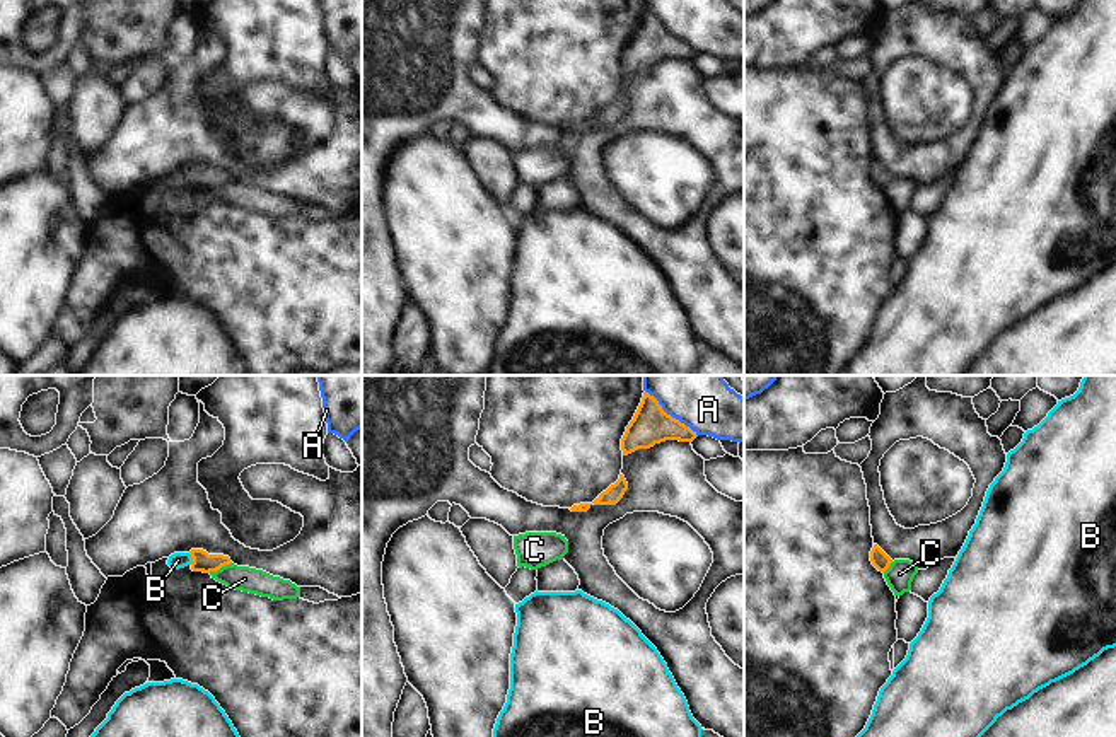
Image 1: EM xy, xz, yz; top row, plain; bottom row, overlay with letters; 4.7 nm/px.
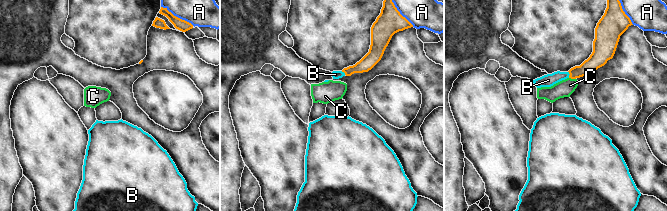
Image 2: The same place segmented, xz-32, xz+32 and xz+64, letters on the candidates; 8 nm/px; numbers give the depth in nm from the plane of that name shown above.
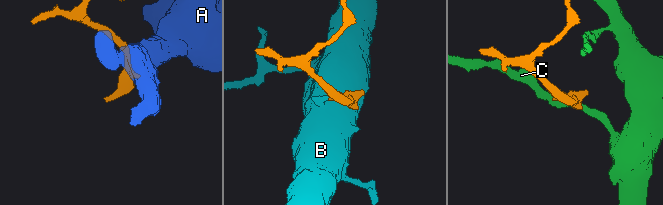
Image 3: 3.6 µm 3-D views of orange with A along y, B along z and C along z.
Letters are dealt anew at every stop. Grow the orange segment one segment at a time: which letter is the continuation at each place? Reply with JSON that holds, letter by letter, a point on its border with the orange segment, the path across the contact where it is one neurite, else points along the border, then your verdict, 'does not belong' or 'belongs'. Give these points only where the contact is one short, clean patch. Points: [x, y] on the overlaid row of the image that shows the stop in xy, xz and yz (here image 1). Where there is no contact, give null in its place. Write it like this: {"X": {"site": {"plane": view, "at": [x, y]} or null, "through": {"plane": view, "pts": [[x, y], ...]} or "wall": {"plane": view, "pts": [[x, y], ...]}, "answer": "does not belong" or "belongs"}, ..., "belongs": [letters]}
{"A": {"site": {"plane": "xz", "at": [669, 415]}, "wall": {"plane": "xz", "pts": [[645, 391], [697, 435]]}, "answer": "does not belong"}, "B": {"site": {"plane": "xy", "at": [191, 557]}, "through": {"plane": "xy", "pts": [[202, 562], [191, 557], [178, 560]]}, "answer": "belongs"}, "C": {"site": {"plane": "xy", "at": [219, 568]}, "answer": "does not belong"}, "belongs": ["B"]}

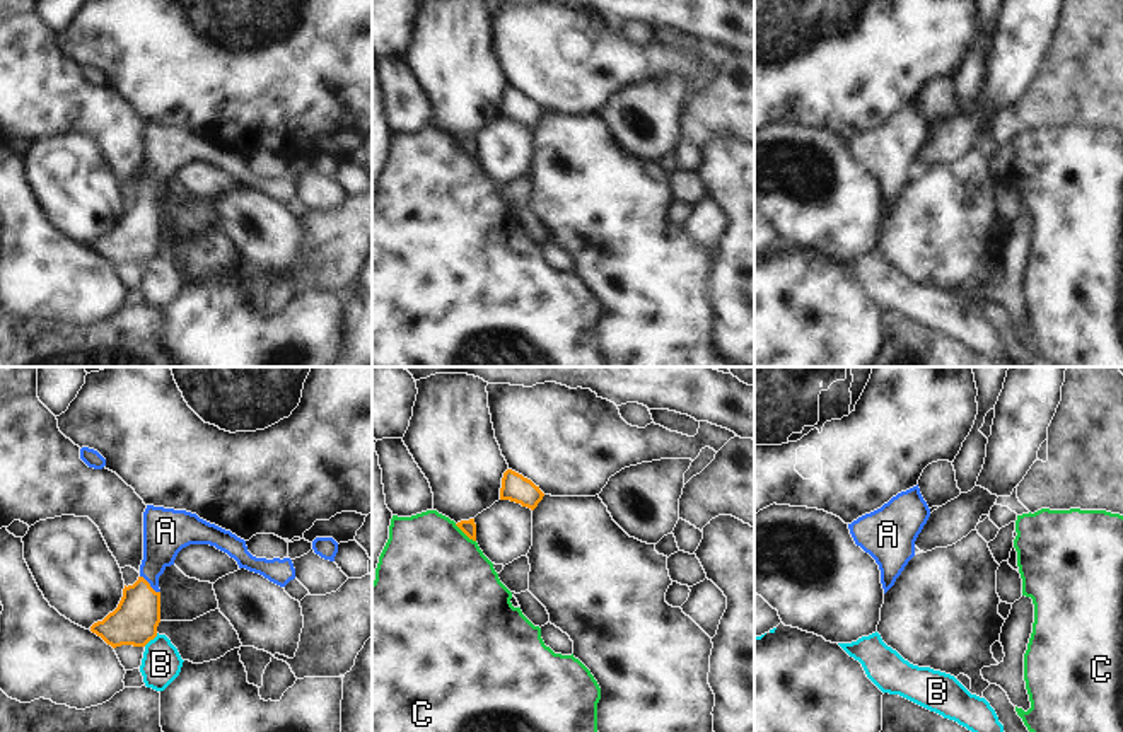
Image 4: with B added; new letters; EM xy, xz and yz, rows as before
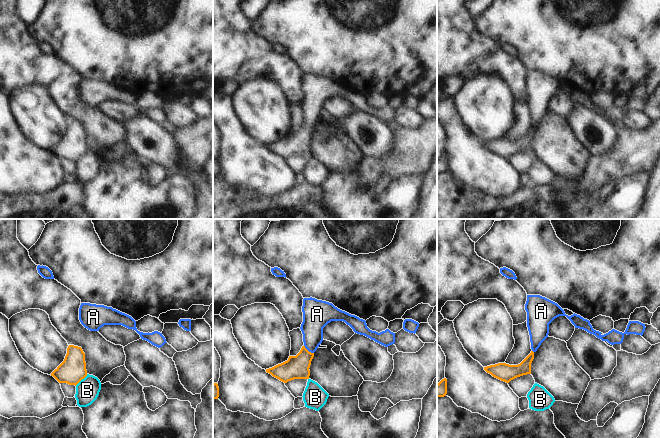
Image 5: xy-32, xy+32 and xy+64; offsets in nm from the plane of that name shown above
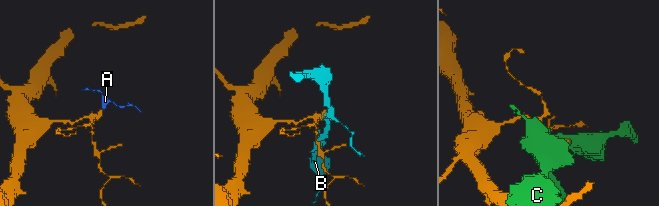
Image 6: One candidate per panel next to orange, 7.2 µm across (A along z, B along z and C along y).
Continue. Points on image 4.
{"A": {"site": {"plane": "xy", "at": [149, 586]}, "through": {"plane": "xy", "pts": [[135, 620], [149, 586], [149, 572], [164, 536]]}, "answer": "belongs"}, "B": {"site": {"plane": "xy", "at": [151, 639]}, "wall": {"plane": "xy", "pts": [[157, 633], [144, 645]]}, "answer": "does not belong"}, "C": {"site": {"plane": "xz", "at": [465, 533]}, "answer": "does not belong"}, "belongs": ["A"]}

